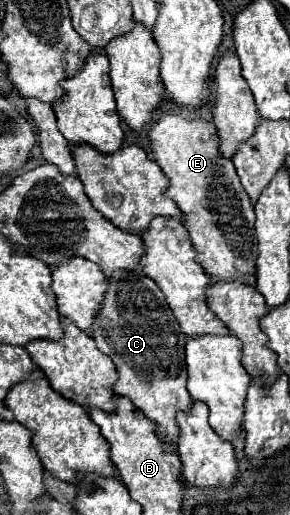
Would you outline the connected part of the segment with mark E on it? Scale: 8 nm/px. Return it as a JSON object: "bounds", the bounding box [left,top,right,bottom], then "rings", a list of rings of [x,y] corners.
{"bounds":[149,111,257,281],"rings":[[[161,111],[159,121],[149,127],[149,141],[153,149],[153,157],[159,163],[165,177],[171,181],[171,187],[165,191],[177,203],[177,207],[185,213],[185,227],[189,237],[197,249],[197,261],[211,277],[219,281],[235,281],[239,275],[255,275],[255,261],[257,261],[257,239],[255,239],[255,211],[237,179],[235,167],[231,159],[223,159],[219,153],[219,139],[213,123],[203,121],[201,117],[181,117],[173,111]]]}

